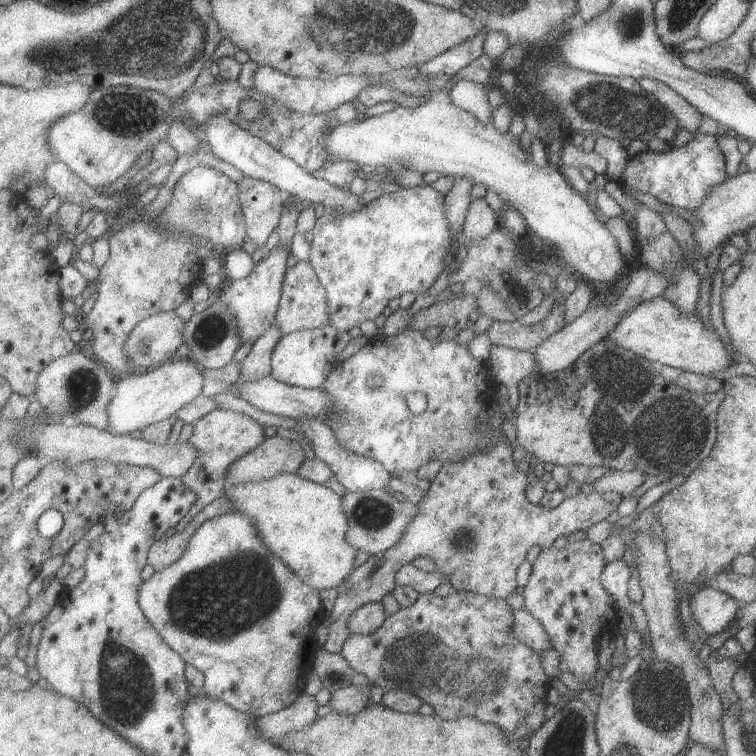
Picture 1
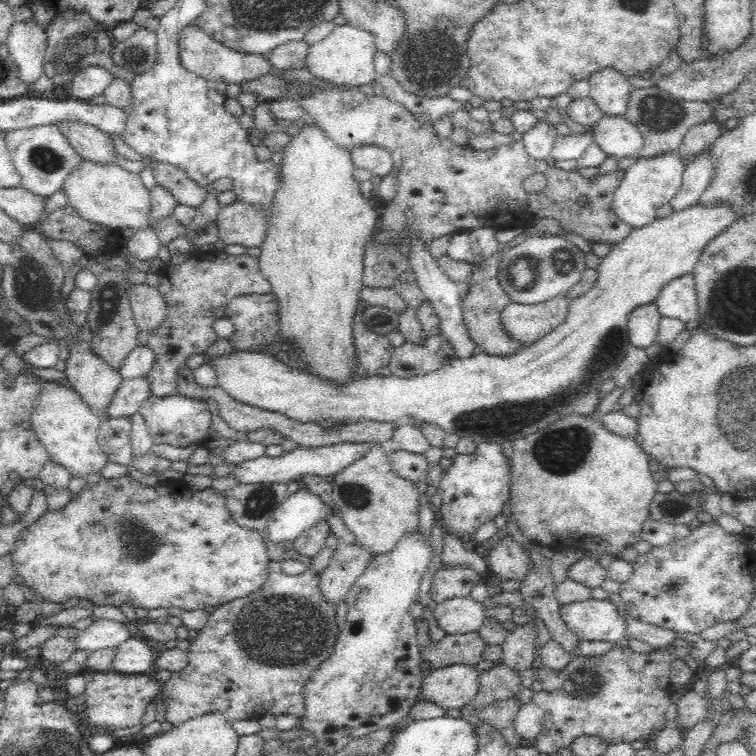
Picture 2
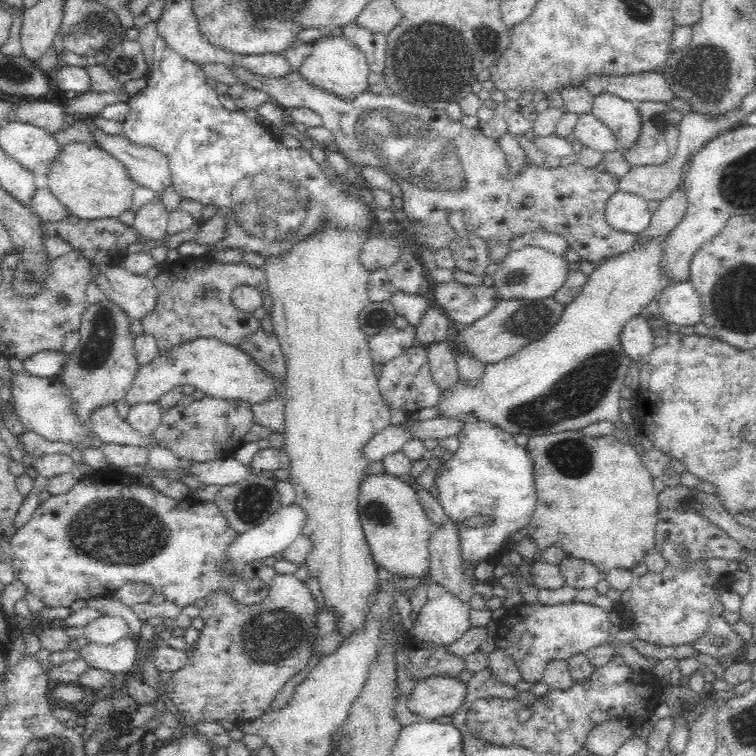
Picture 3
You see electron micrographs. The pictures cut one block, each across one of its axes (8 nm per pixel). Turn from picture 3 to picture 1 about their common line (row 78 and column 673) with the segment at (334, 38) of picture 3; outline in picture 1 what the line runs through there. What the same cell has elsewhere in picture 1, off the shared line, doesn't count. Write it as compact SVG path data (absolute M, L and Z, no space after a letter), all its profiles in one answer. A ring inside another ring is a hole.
M661 295L642 300L630 308L630 311L621 315L616 326L604 338L656 364L668 373L679 368L688 373L709 376L712 371L716 373L733 365L713 328L705 328L697 312L690 315L679 312L678 308Z

